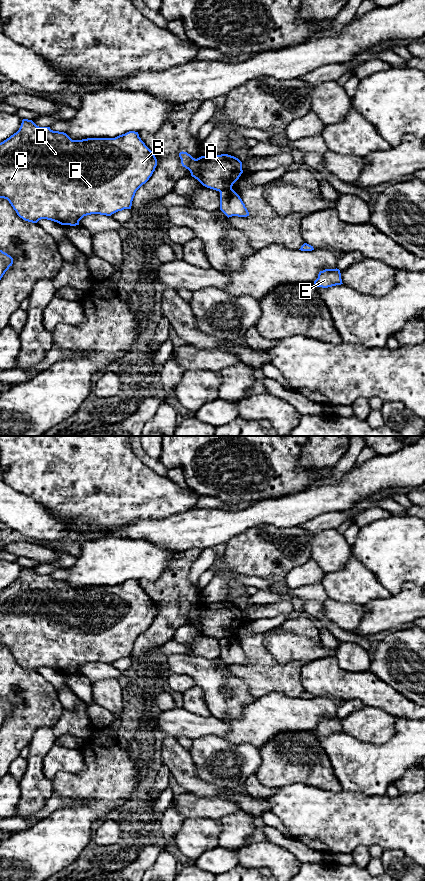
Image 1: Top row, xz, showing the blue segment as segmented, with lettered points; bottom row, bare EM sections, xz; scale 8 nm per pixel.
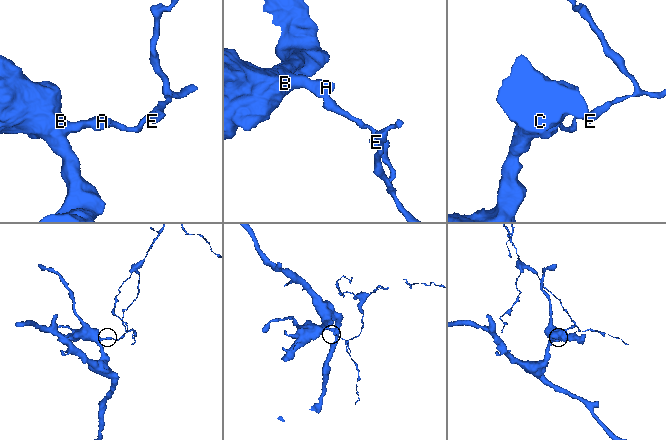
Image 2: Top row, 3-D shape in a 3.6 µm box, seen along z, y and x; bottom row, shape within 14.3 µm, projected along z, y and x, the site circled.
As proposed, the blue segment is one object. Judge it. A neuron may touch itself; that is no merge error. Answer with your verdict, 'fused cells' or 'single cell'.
fused cells

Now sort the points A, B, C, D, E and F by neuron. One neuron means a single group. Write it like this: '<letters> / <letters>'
A B C D F / E

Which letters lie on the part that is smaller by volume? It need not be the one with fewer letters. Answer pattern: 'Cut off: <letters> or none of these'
Cut off: E

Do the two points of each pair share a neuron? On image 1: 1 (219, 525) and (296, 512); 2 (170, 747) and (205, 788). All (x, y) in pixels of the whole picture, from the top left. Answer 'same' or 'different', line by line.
1: same
2: same

